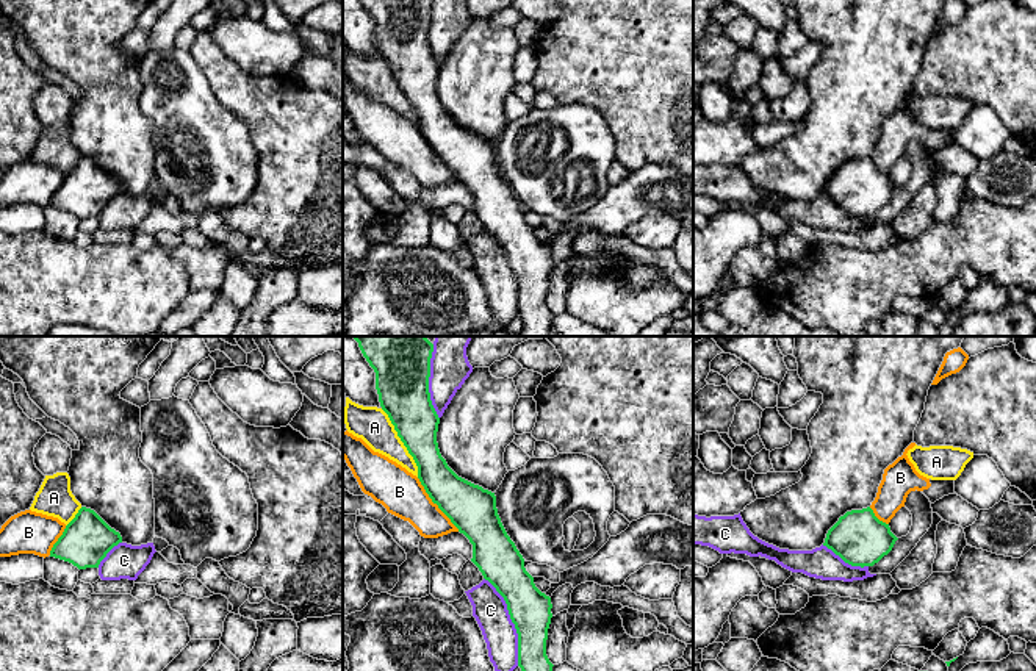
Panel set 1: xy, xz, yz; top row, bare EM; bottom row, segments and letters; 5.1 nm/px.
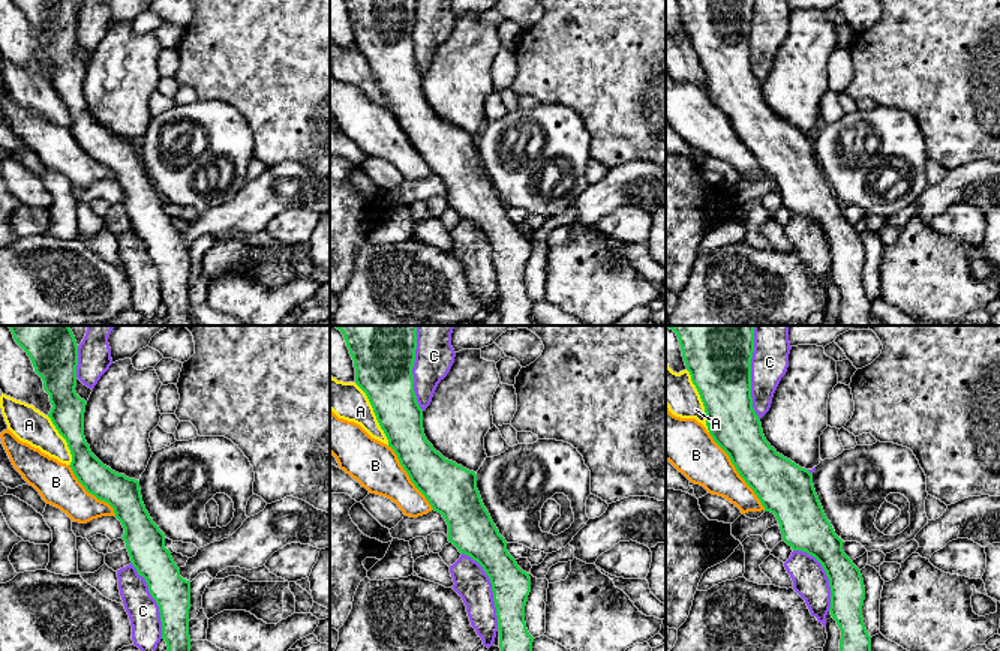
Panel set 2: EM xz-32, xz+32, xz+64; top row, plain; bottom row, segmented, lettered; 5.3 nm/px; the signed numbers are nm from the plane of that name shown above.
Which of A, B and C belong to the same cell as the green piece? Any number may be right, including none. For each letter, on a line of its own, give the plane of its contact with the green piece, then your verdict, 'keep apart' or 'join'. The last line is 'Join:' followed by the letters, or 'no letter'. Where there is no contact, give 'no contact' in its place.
A: xz | keep apart
B: xz | keep apart
C: xz | keep apart
Join: no letter

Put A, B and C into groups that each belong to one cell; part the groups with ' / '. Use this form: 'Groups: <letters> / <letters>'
Groups: A / B / C

